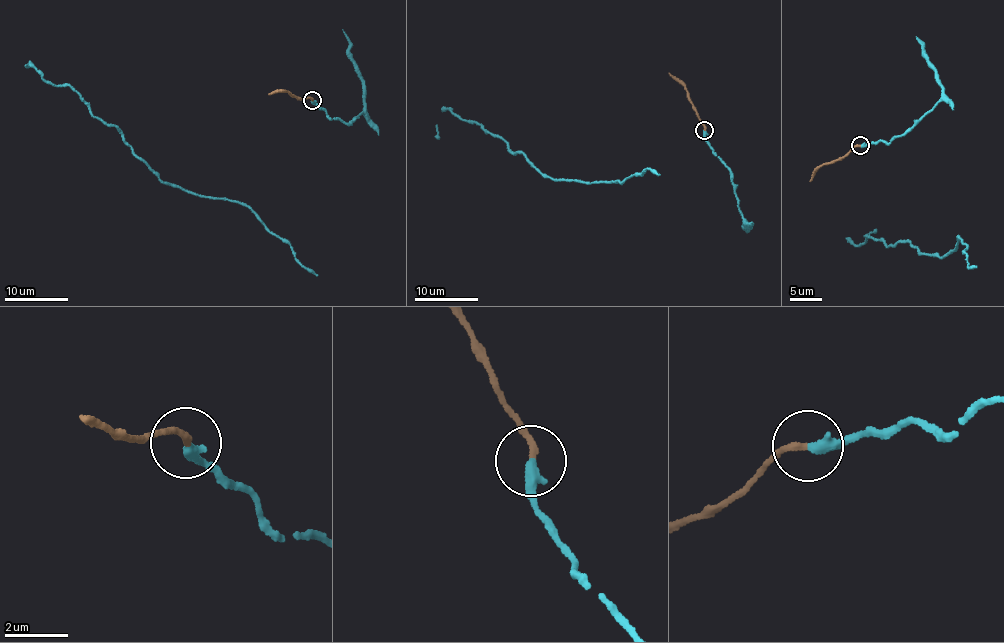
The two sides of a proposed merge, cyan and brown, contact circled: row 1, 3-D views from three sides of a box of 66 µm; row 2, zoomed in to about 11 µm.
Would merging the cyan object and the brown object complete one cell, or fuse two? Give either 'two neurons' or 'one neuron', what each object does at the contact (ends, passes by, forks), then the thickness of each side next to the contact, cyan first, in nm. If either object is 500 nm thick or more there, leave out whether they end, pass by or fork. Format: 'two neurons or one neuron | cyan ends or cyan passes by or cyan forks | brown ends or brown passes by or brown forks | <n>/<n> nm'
one neuron | cyan ends | brown ends | 360/200 nm

